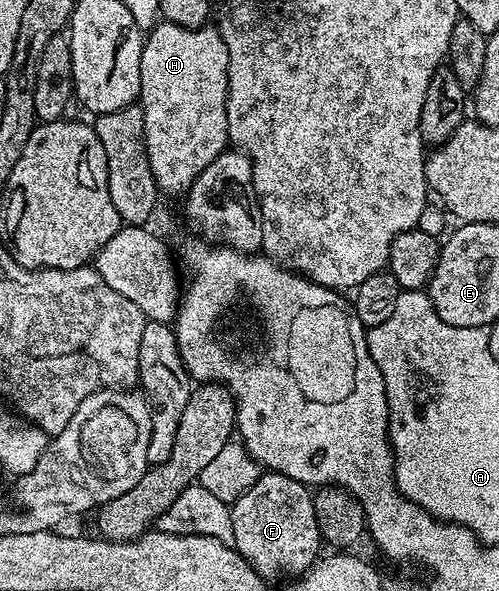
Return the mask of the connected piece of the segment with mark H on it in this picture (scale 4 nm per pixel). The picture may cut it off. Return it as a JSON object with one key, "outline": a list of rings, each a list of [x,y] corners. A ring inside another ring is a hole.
{"outline":[[[162,20],[145,35],[140,56],[140,105],[144,112],[144,140],[152,176],[163,195],[185,195],[186,191],[228,146],[228,48],[213,25],[197,28],[177,26]]]}

